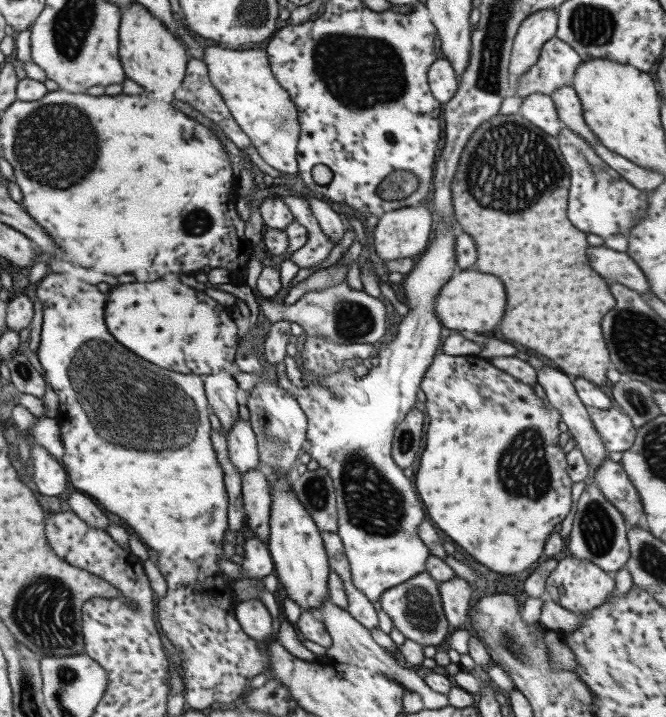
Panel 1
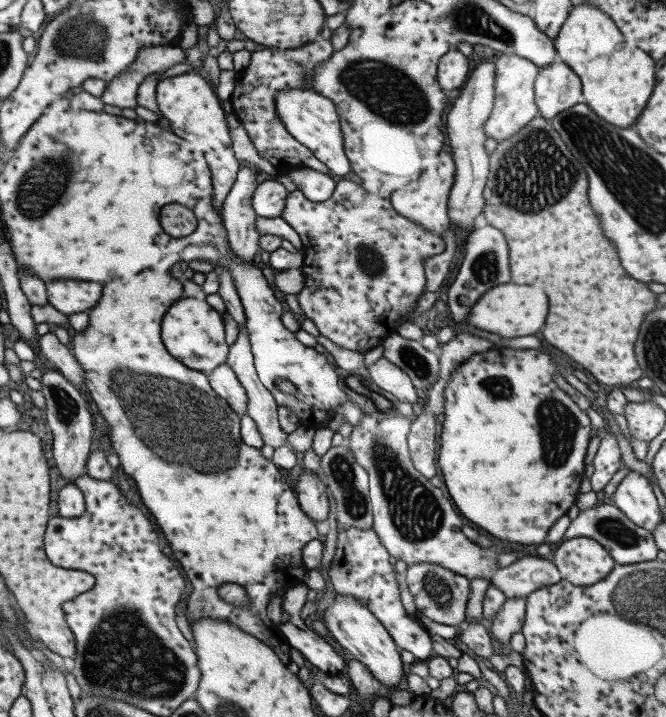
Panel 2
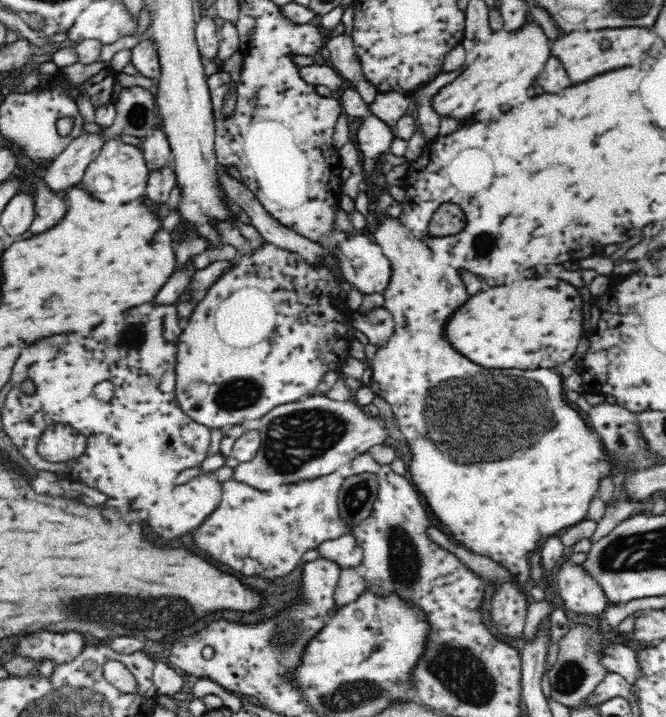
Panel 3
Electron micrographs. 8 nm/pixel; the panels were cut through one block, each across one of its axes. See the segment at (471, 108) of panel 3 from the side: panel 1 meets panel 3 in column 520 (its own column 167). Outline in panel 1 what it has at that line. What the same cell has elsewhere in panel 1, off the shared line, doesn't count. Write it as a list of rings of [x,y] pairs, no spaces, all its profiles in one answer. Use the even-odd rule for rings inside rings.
[[[131,4],[120,12],[118,59],[124,76],[149,92],[163,94],[163,98],[174,98],[174,90],[180,87],[189,59],[186,50],[163,26],[162,20],[141,4]]]

